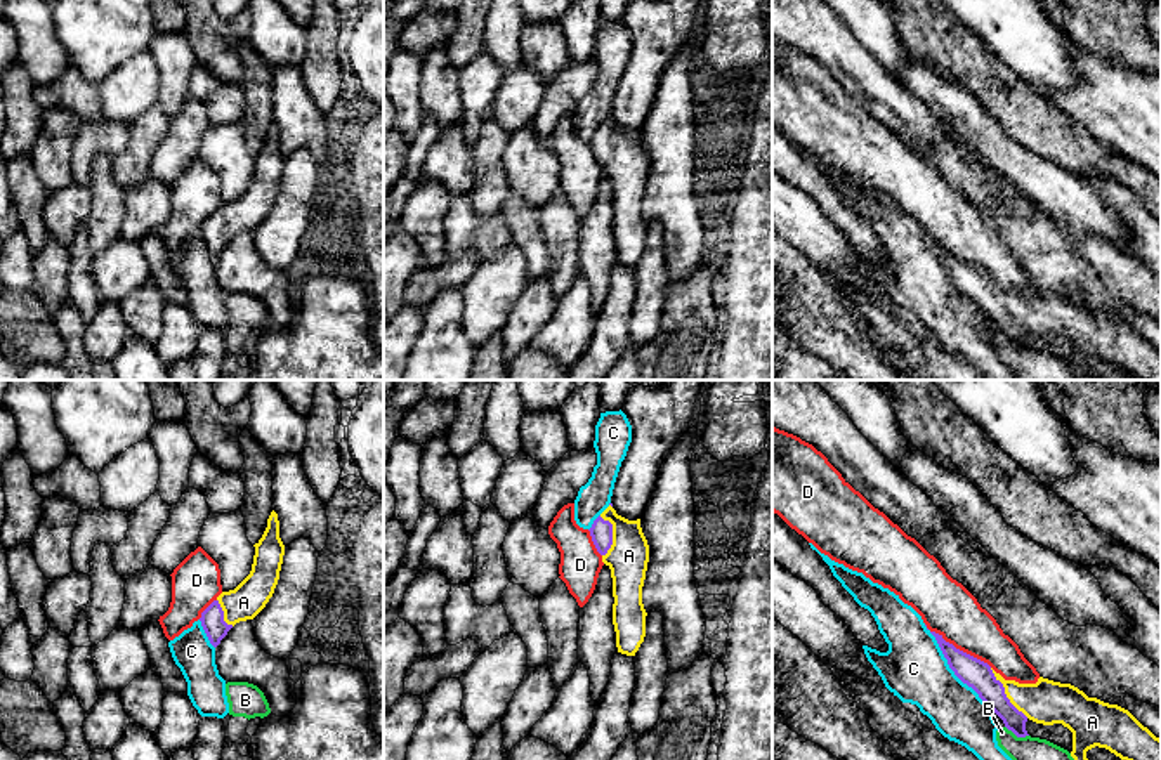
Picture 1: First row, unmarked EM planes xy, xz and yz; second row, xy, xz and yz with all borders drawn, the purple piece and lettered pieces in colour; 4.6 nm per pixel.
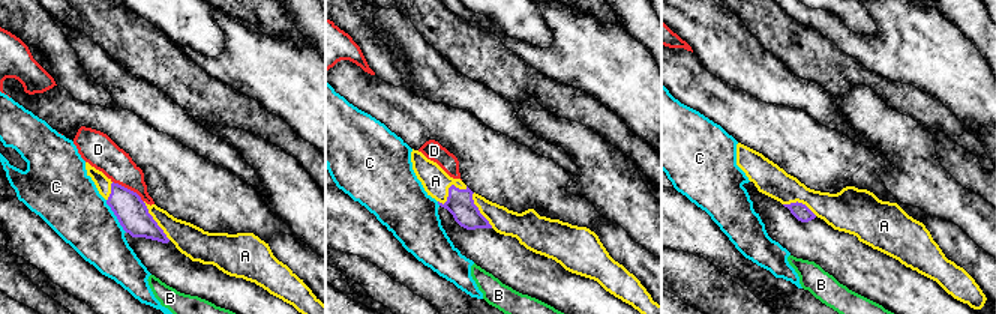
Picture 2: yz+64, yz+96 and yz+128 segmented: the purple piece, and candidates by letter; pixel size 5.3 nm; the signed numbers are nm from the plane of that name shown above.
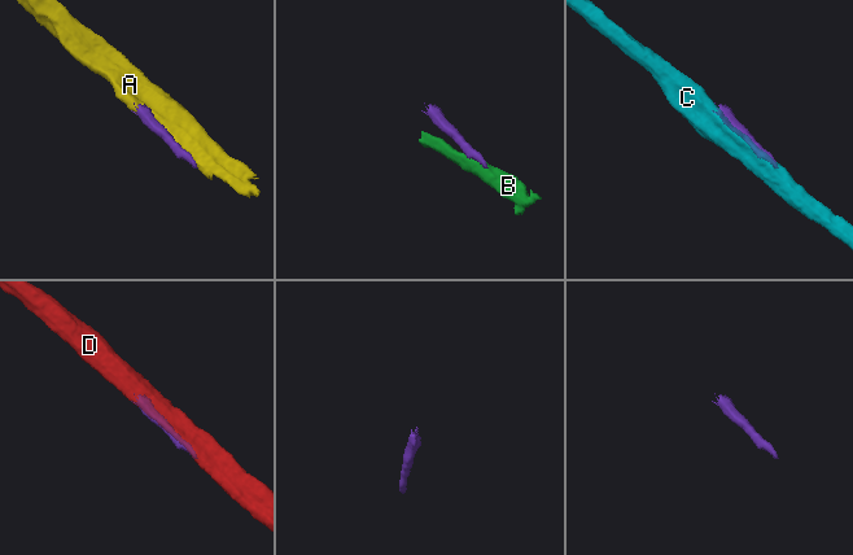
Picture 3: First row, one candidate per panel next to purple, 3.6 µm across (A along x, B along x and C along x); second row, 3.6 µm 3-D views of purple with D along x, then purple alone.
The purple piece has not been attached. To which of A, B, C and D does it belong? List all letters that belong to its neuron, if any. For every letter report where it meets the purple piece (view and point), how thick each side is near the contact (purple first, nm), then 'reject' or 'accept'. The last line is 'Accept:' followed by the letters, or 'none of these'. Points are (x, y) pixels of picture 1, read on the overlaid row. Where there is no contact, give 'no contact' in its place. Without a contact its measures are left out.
A: contact yz (1005, 694); calibres 140 and 200 nm; accept
B: contact yz (1017, 736); calibres 120 and 110 nm; reject
C: contact yz (950, 667); calibres 140 and 300 nm; reject
D: contact yz (958, 649); calibres 140 and 240 nm; reject
Accept: A

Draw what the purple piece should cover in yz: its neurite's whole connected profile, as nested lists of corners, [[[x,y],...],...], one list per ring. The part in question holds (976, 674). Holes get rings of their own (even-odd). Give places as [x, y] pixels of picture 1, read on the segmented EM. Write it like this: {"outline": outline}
{"outline": [[[930,633],[954,675],[972,687],[1017,737],[1029,736],[1027,720],[1043,725],[1062,724],[1072,732],[1074,760],[1088,760],[1086,751],[1095,746],[1121,760],[1161,760],[1161,739],[1128,710],[1043,677],[1036,684],[1005,680],[987,663],[956,649],[942,635]]]}

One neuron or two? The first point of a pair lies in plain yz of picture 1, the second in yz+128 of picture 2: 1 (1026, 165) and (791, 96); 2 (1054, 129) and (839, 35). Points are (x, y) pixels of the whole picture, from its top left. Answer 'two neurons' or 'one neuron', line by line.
1: one neuron
2: two neurons

